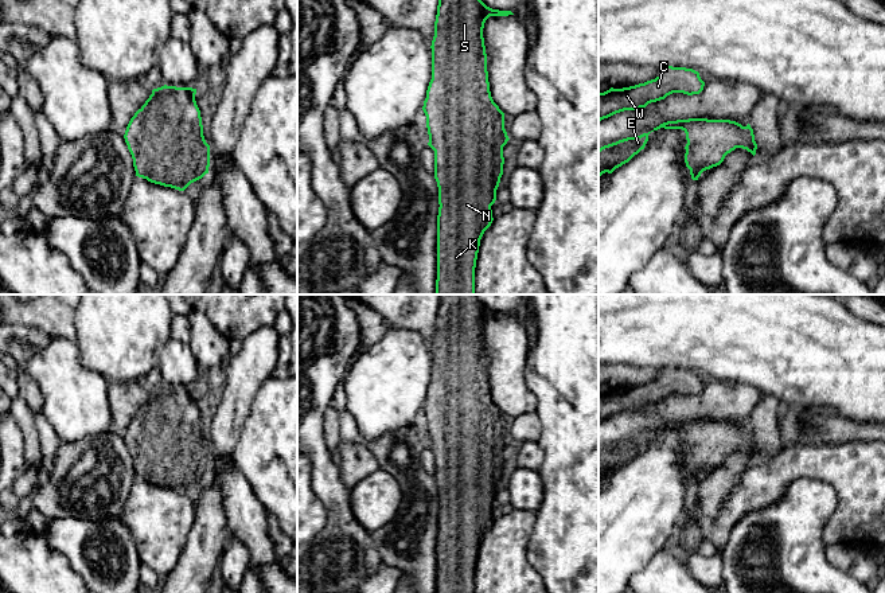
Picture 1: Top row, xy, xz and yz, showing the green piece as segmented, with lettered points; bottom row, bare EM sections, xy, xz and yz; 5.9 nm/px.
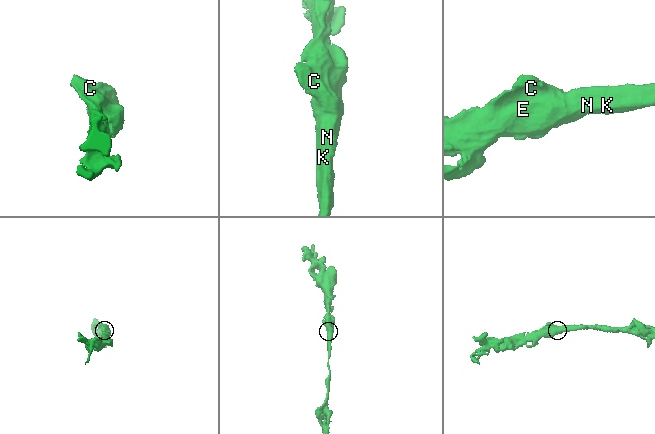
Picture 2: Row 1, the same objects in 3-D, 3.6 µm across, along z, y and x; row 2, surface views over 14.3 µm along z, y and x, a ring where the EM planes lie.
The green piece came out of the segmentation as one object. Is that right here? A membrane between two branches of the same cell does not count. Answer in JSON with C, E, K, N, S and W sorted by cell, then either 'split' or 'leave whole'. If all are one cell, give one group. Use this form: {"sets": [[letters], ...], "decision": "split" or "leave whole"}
{"sets": [["C", "E", "K", "N", "S", "W"]], "decision": "leave whole"}

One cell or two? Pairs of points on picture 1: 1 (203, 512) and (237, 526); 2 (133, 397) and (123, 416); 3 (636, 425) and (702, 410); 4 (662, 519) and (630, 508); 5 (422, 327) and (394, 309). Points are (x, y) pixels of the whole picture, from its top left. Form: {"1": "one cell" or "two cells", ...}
{"1": "two cells", "2": "one cell", "3": "one cell", "4": "one cell", "5": "one cell"}

